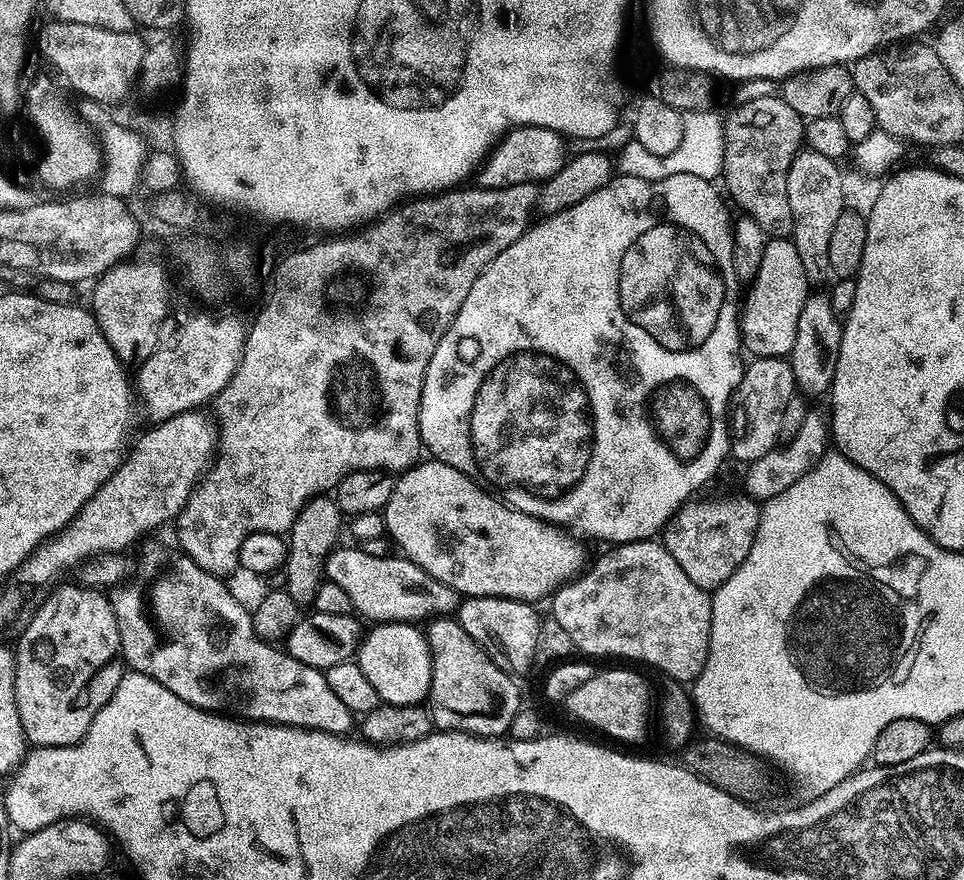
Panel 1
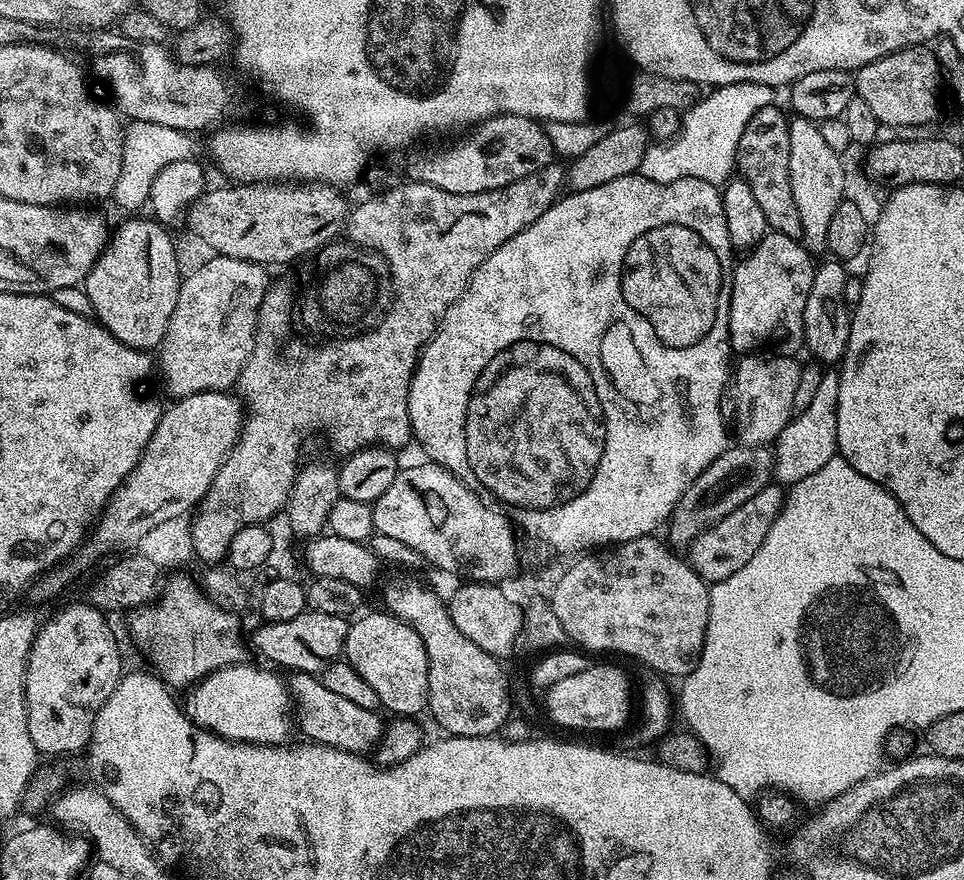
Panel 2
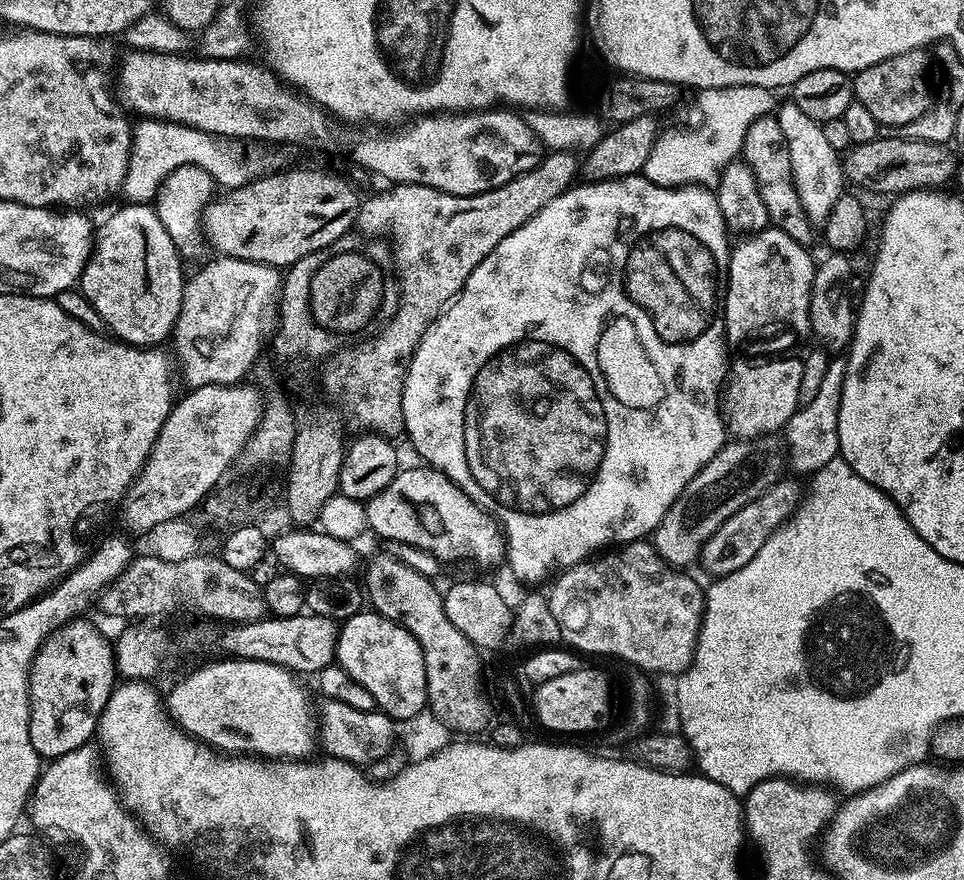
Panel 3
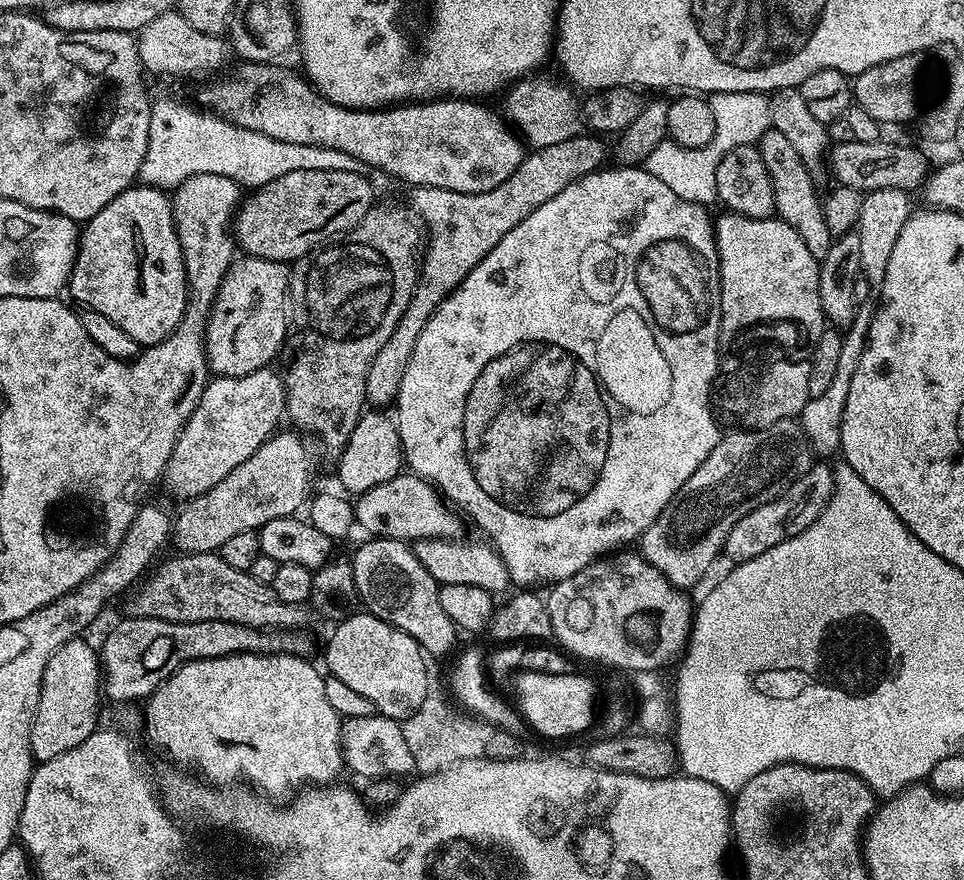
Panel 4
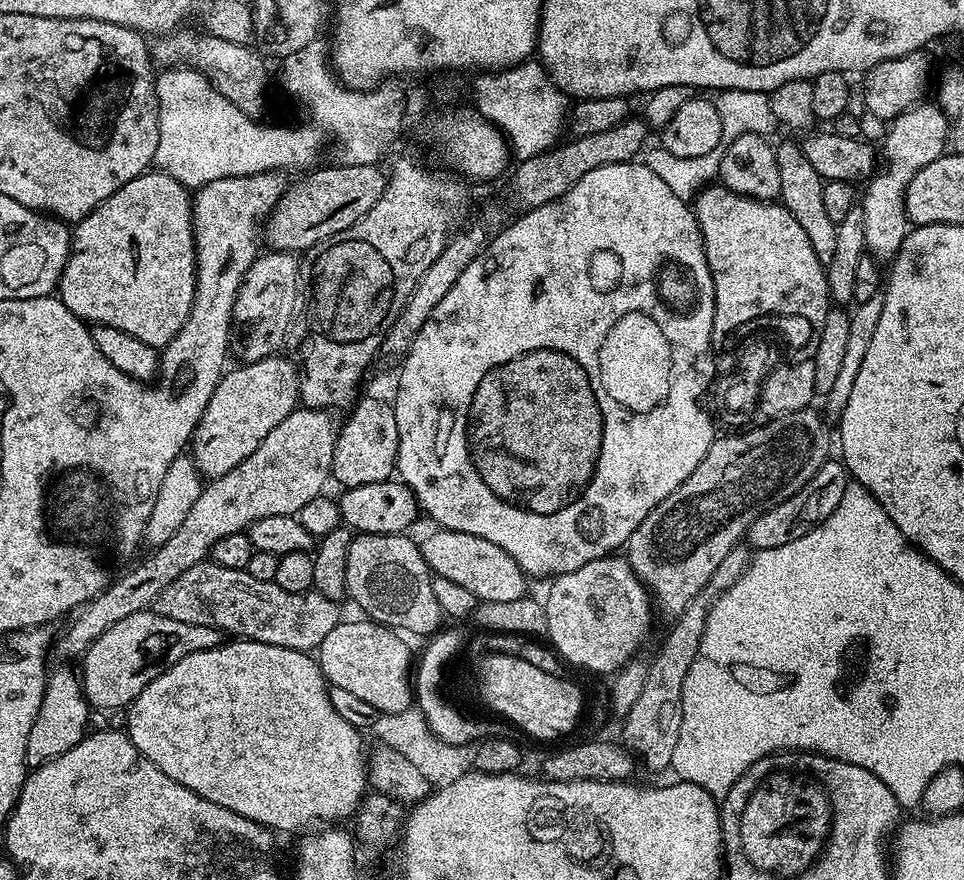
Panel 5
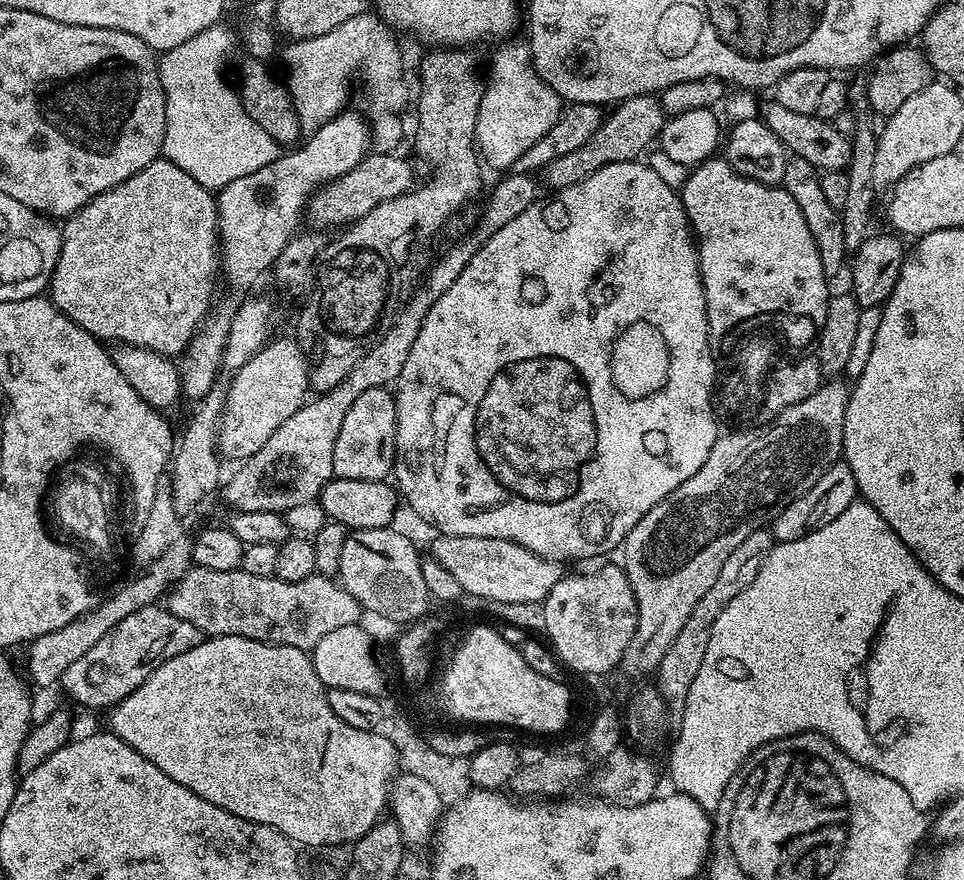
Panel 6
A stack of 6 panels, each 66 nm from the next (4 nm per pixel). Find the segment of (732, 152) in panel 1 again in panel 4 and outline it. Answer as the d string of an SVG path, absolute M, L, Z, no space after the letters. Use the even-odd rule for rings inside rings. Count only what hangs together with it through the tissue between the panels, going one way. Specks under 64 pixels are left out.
M769 128L768 133L758 141L758 147L774 186L775 215L798 230L798 238L806 242L806 250L810 250L816 260L826 258L826 250L830 250L834 237L830 226L826 226L822 196L816 193L816 186L812 182L813 173L802 162L798 150L794 150L790 138L786 138L786 134L777 128Z

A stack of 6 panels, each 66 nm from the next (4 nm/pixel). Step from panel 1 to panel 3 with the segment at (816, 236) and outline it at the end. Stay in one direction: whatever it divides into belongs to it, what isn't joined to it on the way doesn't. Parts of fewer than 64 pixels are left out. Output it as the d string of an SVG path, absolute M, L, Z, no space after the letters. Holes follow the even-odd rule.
M791 102L783 104L775 109L774 115L778 126L782 126L782 134L786 134L788 139L794 184L813 225L820 226L834 208L834 202L846 192L842 156L834 150L834 146L830 146L821 121L810 118L810 114L804 113L797 104Z

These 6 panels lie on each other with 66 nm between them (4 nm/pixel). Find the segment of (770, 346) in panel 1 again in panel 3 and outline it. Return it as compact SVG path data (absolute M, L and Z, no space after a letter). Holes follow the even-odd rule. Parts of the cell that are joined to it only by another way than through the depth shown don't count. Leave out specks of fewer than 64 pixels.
M766 227L731 245L728 253L726 287L722 292L722 315L727 343L740 344L759 332L789 328L806 338L812 336L810 290L816 264L809 249L794 242L780 228Z

